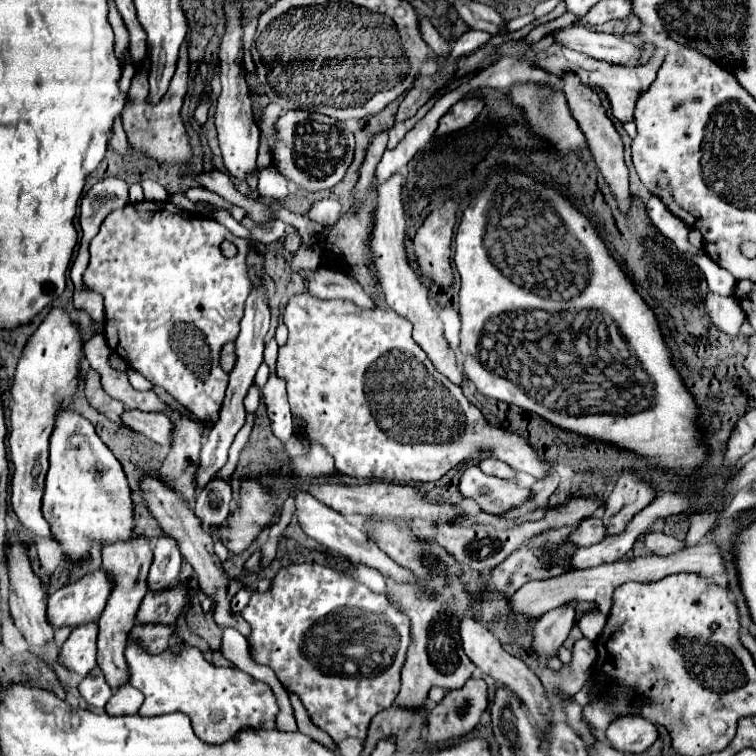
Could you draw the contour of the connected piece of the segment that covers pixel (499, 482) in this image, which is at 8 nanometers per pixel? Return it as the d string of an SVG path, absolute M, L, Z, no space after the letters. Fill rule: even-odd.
M477 465L469 467L459 483L463 497L475 499L483 511L503 515L509 509L523 507L533 497L531 489L519 487L515 481L485 475Z

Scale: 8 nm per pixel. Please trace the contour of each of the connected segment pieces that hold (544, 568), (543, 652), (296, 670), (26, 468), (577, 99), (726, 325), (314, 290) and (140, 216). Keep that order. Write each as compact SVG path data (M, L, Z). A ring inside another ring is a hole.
M561 527L561 529L553 529L553 531L541 533L539 537L531 539L525 547L511 553L503 563L499 563L485 577L485 587L495 585L499 591L505 593L505 597L509 597L509 595L513 595L515 589L519 589L523 583L527 583L531 579L547 579L547 577L555 577L559 573L567 573L569 571L569 557L575 551L573 545L565 545L565 539L569 533L571 533L571 527Z
M567 603L563 607L557 607L555 611L547 611L539 617L535 625L535 637L533 637L533 649L535 653L545 661L551 655L557 655L557 649L567 639L573 623L575 623L575 607L573 603Z
M295 563L279 569L267 591L253 591L247 607L241 611L241 617L251 627L249 653L255 663L269 665L279 677L281 685L289 693L299 695L311 721L329 733L335 743L341 743L345 737L365 739L371 719L395 701L401 685L399 671L409 647L409 619L395 611L385 595L369 591L363 583L331 567L317 563ZM357 653L359 661L365 661L367 665L341 663L341 657Z
M53 309L45 321L39 325L35 335L29 339L23 357L17 365L11 395L15 405L11 407L11 433L9 451L13 461L11 479L11 507L21 521L21 525L37 537L51 539L49 523L41 513L41 499L45 491L45 475L49 469L49 437L55 427L55 417L59 407L71 401L77 389L79 361L83 357L81 335L77 333L73 321L63 309Z
M569 73L569 75L563 75L563 83L565 83L565 95L567 95L567 103L569 103L569 109L571 109L571 115L575 117L575 121L579 123L585 139L587 139L587 145L595 157L595 163L597 167L601 169L605 181L609 183L613 195L617 197L617 203L619 203L619 209L621 211L629 211L629 171L625 167L625 161L623 161L623 143L621 143L621 137L613 125L613 121L607 117L607 111L599 99L599 95L583 85L579 81L577 75Z
M709 293L705 295L705 311L711 321L729 335L737 335L741 323L745 321L745 315L735 297L721 297L717 293Z
M321 267L321 271L315 271L315 277L309 281L307 291L317 299L343 299L363 309L375 309L373 299L369 299L363 287L345 271L329 271Z
M139 201L111 211L101 223L99 233L91 239L89 251L91 263L83 281L89 289L103 295L105 339L111 351L117 351L147 381L171 393L195 419L211 429L219 421L219 407L227 391L227 373L219 367L219 351L239 335L243 305L251 291L245 267L247 239L239 239L221 223L179 209L171 201ZM225 239L237 245L233 259L223 257L219 249ZM201 335L209 347L205 357L201 355Z

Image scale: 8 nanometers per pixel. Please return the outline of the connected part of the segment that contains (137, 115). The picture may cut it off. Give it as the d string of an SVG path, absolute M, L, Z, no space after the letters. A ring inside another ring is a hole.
M189 33L183 41L183 47L179 51L179 63L175 69L175 75L169 83L167 93L163 95L163 99L159 103L151 103L147 99L149 95L149 81L147 81L147 63L149 63L149 47L147 47L147 55L141 63L141 69L135 73L133 81L131 81L131 103L127 107L127 111L123 111L123 129L127 133L129 145L133 151L137 153L145 153L147 157L155 159L155 161L165 161L165 163L189 163L189 159L193 157L191 151L191 143L189 143L189 135L185 129L185 123L181 119L181 107L183 107L183 99L187 95L187 77L189 77Z

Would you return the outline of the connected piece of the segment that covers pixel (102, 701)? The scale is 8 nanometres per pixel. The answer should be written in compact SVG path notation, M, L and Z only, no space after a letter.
M95 667L81 683L79 683L79 693L81 697L93 707L93 709L103 709L107 705L107 699L111 697L111 689L105 683L105 677L99 667Z

